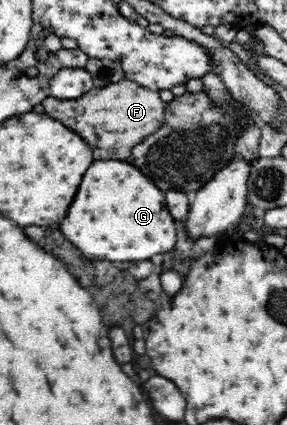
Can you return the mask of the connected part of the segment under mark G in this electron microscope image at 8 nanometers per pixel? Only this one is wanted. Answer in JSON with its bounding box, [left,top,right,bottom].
[60,161,178,261]

